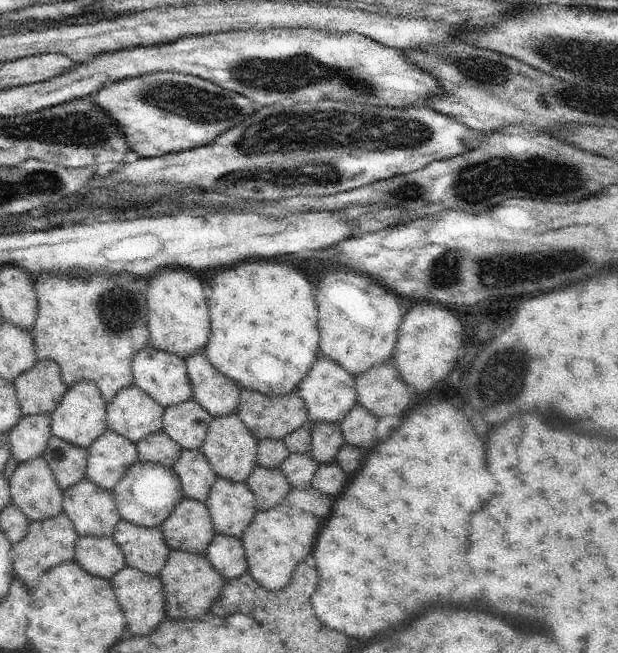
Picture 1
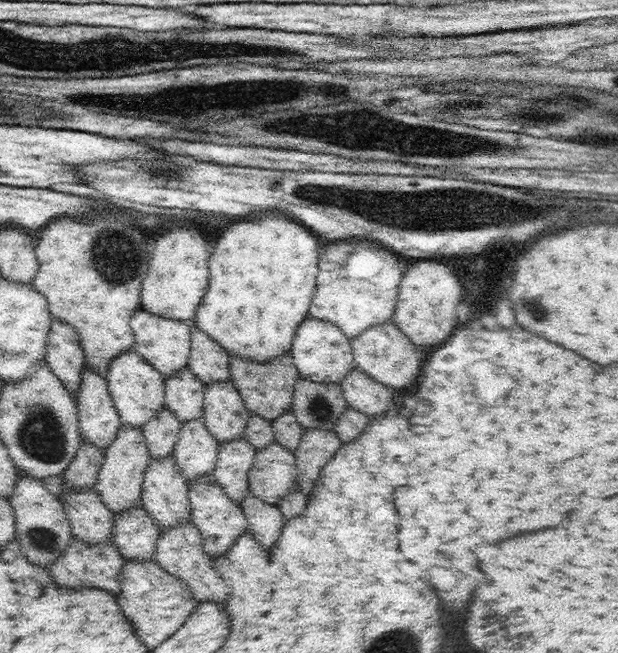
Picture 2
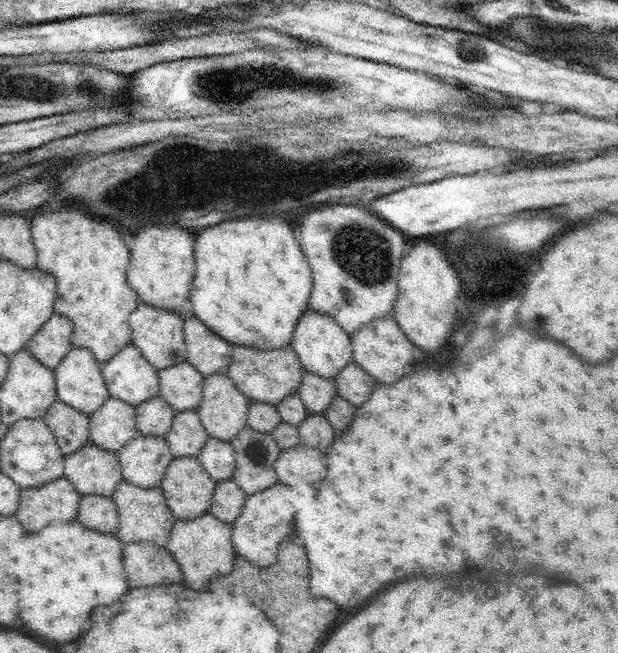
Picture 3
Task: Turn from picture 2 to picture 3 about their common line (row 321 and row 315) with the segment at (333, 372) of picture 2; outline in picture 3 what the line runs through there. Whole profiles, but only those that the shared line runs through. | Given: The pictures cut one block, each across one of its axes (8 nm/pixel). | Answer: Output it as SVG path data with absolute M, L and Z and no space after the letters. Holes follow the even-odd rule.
M310 310L300 318L290 346L298 356L303 371L322 379L335 379L353 360L351 336L340 328L340 324L336 324L332 316L323 316Z

